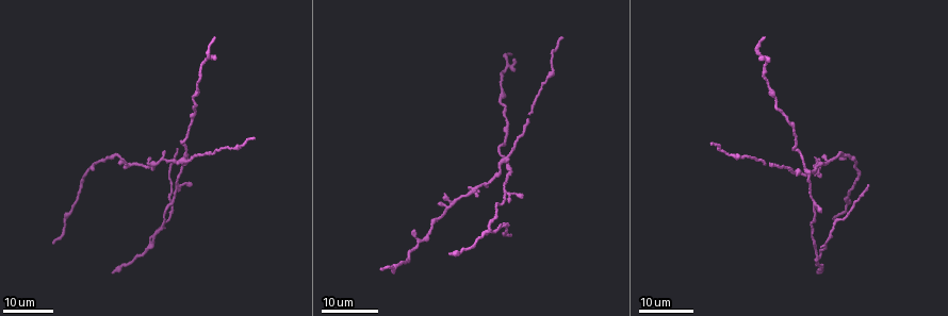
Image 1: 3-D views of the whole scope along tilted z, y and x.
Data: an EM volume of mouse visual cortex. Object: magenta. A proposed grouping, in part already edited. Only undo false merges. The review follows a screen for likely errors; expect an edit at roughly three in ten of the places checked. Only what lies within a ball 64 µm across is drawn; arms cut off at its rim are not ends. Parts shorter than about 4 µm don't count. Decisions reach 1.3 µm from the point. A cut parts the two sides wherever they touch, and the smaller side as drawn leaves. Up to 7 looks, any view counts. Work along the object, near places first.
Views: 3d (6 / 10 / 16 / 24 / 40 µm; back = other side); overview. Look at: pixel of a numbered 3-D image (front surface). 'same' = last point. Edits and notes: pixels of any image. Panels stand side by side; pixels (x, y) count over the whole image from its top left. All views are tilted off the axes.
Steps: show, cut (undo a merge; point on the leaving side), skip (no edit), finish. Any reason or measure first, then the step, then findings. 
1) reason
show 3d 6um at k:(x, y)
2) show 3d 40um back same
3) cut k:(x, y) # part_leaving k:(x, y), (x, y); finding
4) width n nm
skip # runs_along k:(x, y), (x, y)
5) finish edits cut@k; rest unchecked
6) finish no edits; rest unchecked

sudden change in width
show 3d 16um at 1:(173, 209)

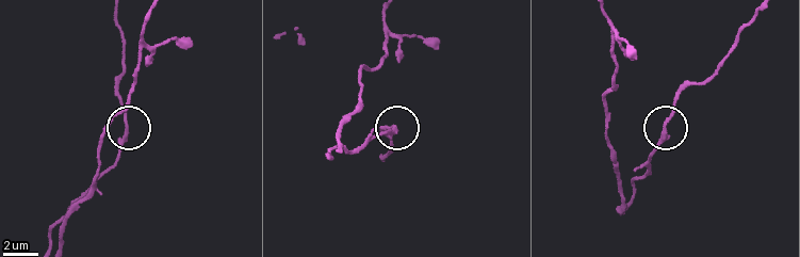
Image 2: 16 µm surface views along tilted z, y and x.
zoom in
show 3d 6um at 2:(124, 125)

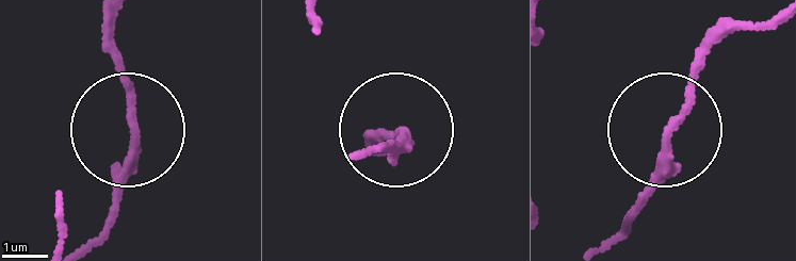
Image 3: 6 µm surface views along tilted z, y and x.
show 3d 6um back at 3:(668, 137)

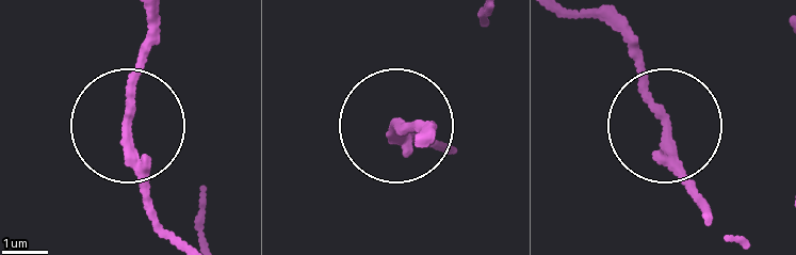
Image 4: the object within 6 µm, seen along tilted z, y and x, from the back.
width 200 nm
skip # runs_along 4:(703, 211), (640, 68), (597, 12); all the same neuron

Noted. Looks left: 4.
four arms meet
show 3d 24um at 1:(507, 193)

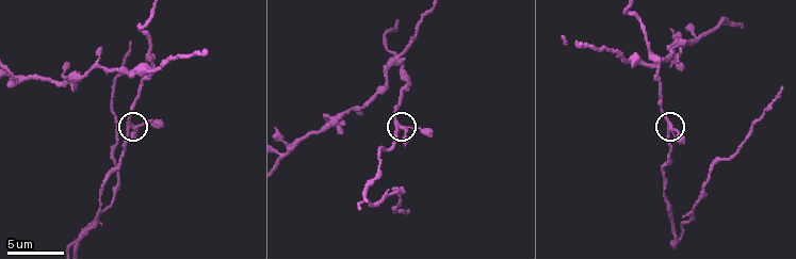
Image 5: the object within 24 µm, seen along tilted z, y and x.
closer look
show 3d 6um at 5:(131, 129)

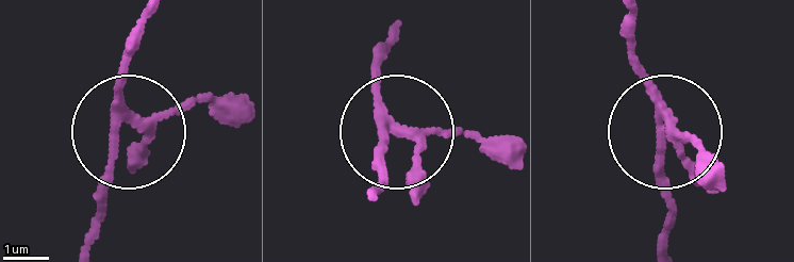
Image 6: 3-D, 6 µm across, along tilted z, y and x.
arms 4
skip # continuous, no second neuron

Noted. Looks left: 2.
side arm on a straight run
show 3d 10um at 5:(398, 59)

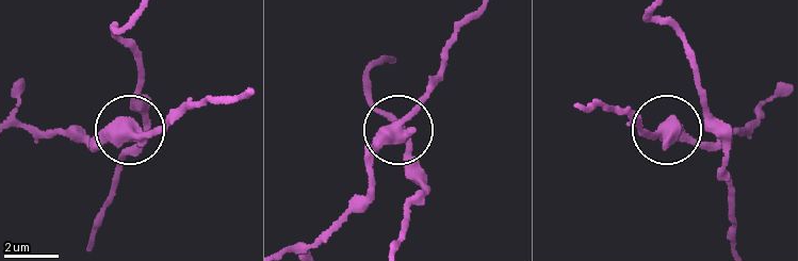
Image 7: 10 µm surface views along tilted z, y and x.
skip # runs_along 7:(419, 170), (401, 129), (448, 61); continuous, no second neuron

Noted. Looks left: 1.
finish no edits; rest unchecked

